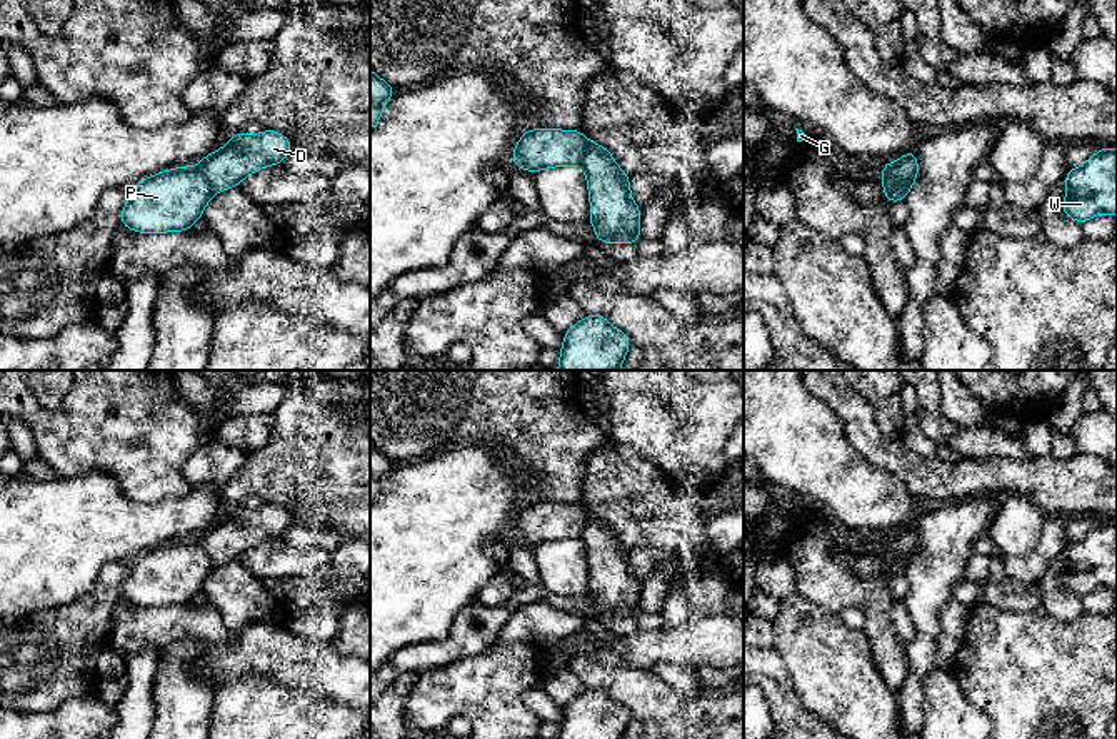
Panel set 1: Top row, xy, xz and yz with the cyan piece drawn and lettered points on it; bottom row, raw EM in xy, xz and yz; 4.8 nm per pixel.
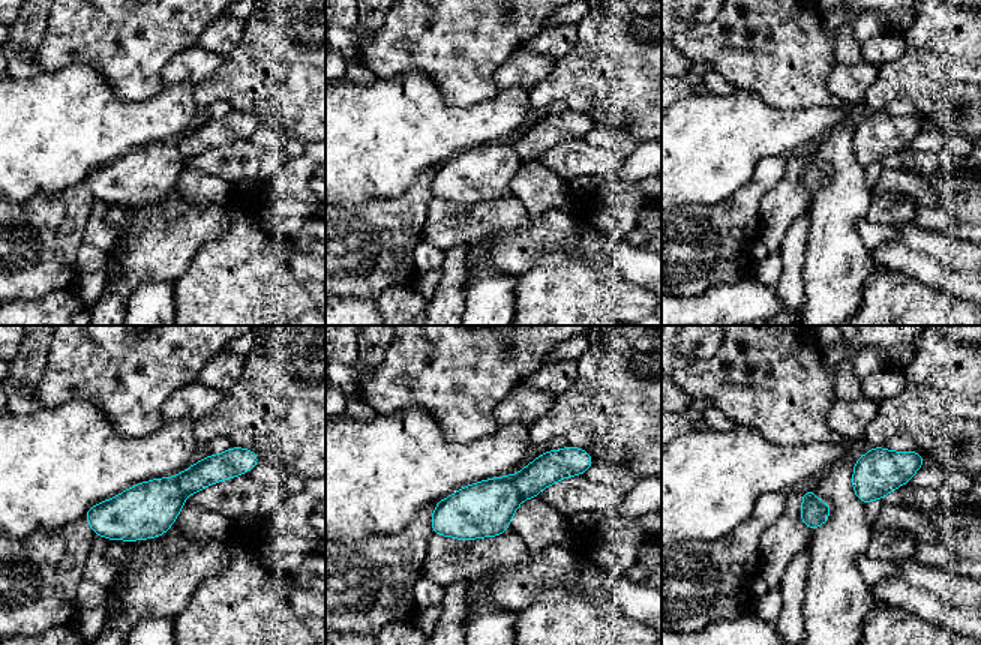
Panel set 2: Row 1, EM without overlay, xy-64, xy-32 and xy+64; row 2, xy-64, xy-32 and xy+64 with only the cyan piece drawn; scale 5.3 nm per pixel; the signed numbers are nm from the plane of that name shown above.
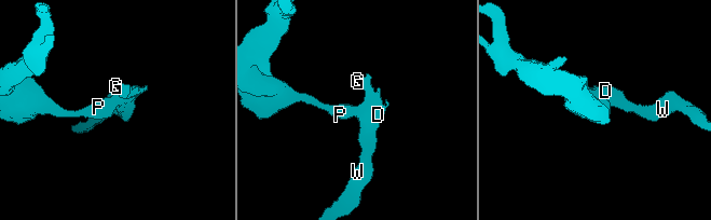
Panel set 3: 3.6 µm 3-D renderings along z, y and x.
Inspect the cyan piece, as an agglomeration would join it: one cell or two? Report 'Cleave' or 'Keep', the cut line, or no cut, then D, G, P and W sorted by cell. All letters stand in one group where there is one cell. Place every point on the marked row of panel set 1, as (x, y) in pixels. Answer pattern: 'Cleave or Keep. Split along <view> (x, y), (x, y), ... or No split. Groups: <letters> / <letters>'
Cleave. Split along yz (881, 177), (896, 177), (909, 187). Groups: D G W / P

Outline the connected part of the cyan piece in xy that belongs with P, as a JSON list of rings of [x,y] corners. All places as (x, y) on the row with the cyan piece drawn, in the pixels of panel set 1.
[[[178,167],[132,187],[120,224],[140,234],[188,230],[203,214],[213,190],[200,167]]]

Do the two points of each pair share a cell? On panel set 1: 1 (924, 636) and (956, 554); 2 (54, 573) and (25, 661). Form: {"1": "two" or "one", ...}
{"1": "one", "2": "two"}

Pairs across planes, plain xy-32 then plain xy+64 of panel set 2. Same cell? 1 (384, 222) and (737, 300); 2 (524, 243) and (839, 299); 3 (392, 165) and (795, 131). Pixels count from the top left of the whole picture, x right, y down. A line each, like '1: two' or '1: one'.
1: two
2: two
3: one

